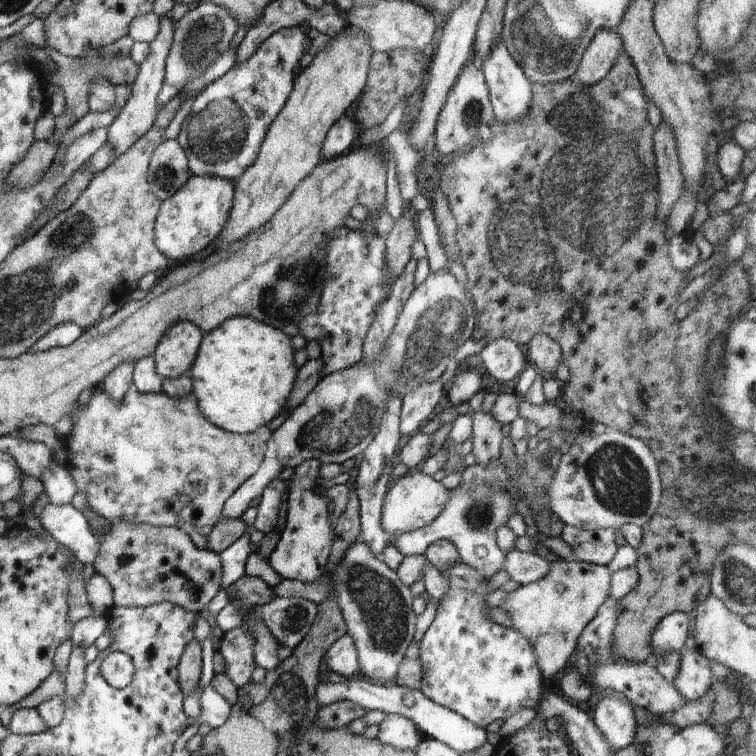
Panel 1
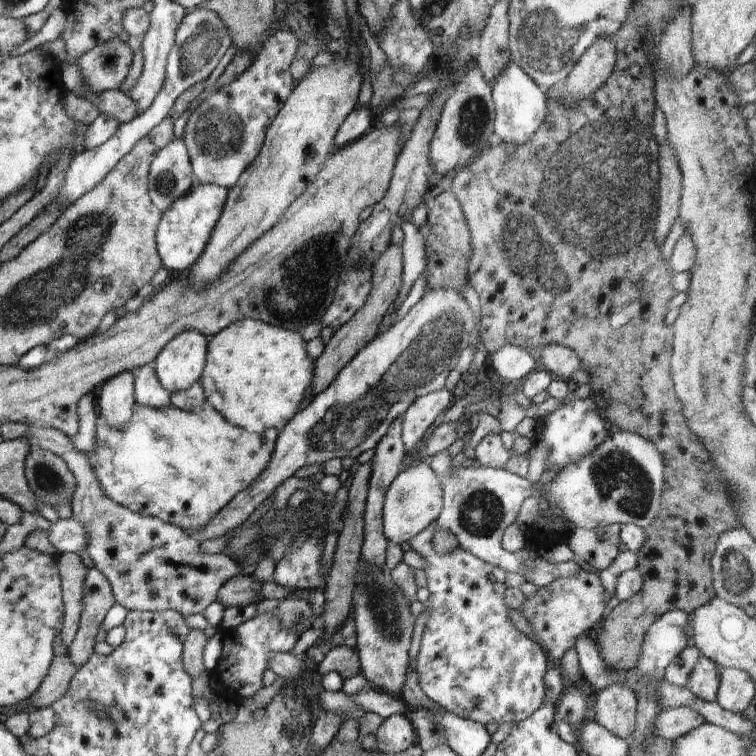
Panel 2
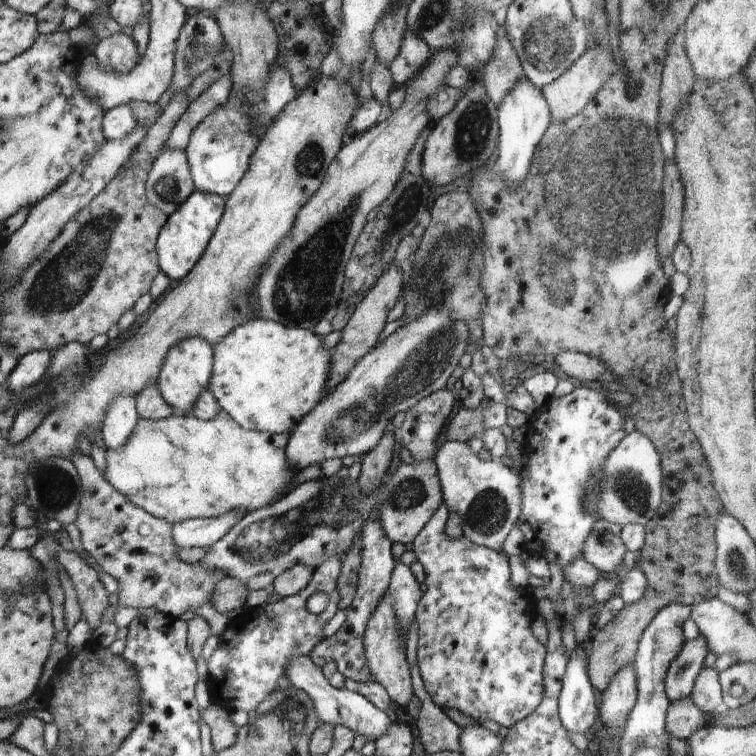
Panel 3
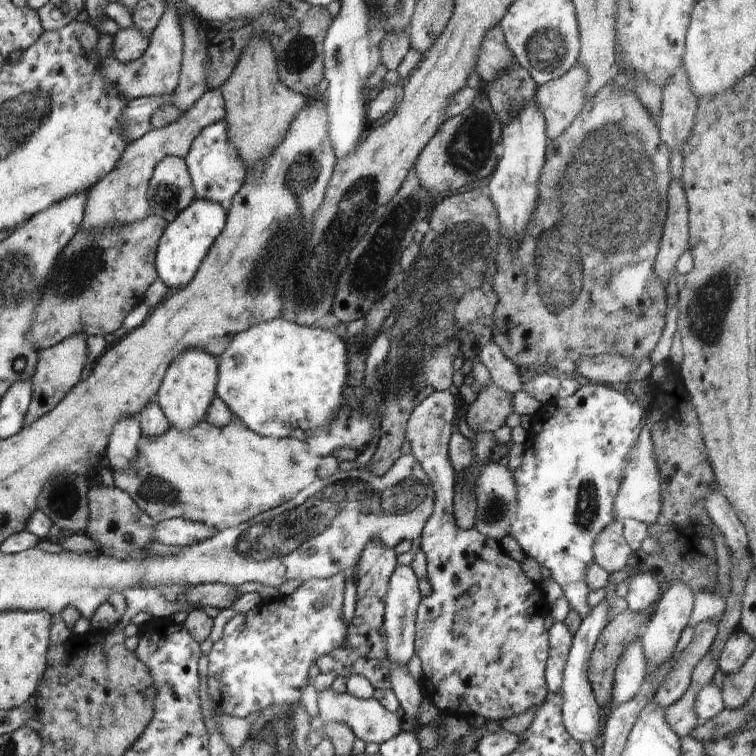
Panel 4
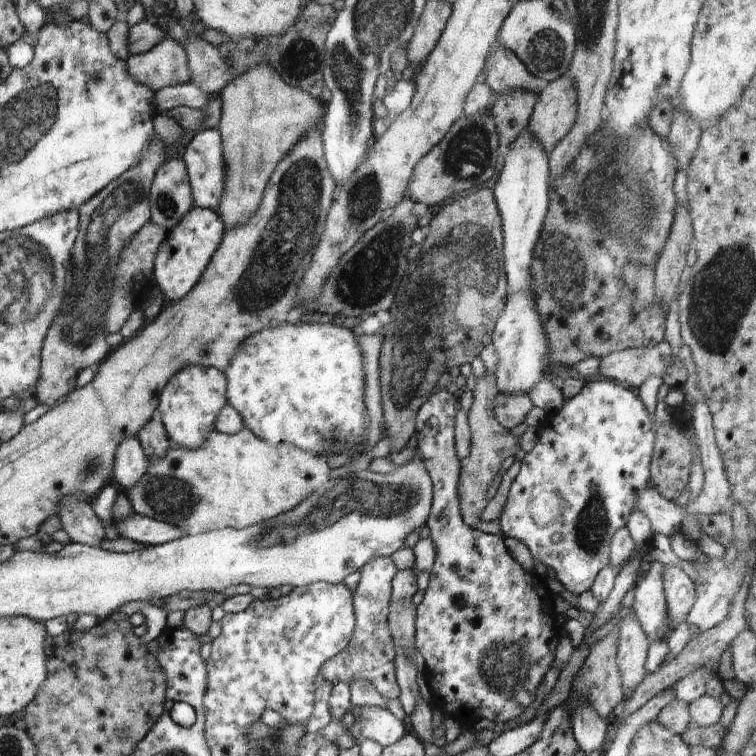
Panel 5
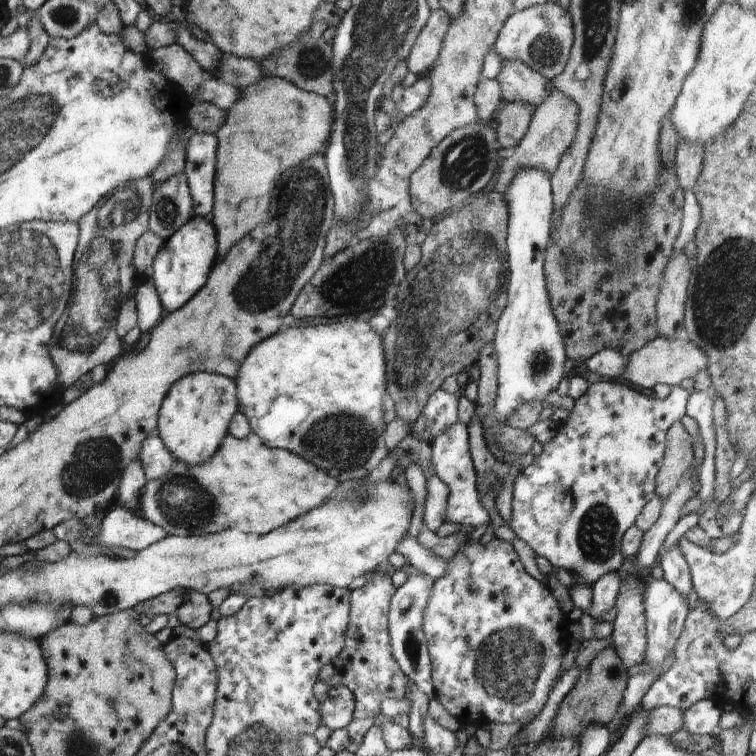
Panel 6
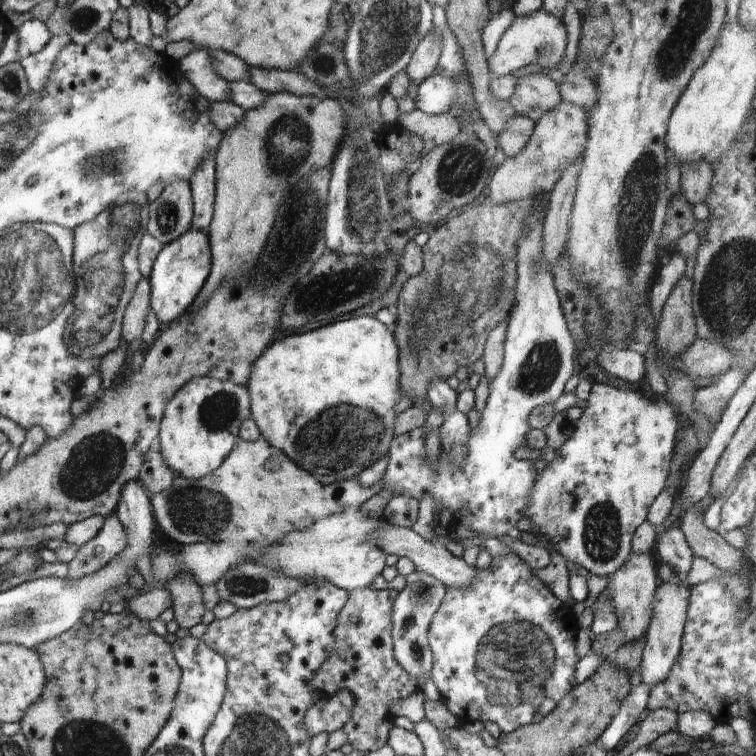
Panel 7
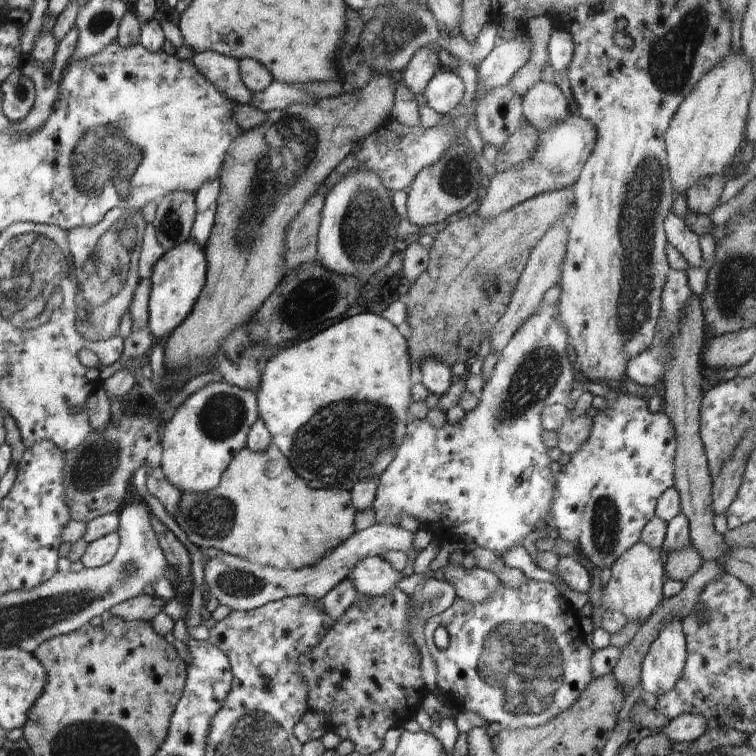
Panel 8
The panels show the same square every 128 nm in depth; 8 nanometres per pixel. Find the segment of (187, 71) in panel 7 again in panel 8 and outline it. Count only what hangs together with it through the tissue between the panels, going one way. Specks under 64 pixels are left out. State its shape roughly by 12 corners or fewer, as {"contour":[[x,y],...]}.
{"contour":[[214,51],[190,59],[226,98],[251,104],[239,62]]}

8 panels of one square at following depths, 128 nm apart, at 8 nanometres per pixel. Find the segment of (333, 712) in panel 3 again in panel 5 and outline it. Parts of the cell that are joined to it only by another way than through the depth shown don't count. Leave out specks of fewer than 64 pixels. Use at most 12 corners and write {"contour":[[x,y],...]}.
{"contour":[[355,708],[360,740],[387,747],[406,734],[388,709]]}

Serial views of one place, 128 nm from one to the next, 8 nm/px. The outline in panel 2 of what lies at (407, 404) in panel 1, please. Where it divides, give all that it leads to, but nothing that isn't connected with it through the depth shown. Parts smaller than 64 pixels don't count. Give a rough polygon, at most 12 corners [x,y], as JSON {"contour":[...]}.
{"contour":[[446,388],[418,397],[402,414],[409,454],[452,400]]}

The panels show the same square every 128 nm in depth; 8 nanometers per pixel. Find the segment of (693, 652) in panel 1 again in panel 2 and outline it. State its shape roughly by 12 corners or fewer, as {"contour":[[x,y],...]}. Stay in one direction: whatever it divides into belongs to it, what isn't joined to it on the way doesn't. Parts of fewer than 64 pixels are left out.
{"contour":[[701,654],[689,674],[688,690],[716,701],[720,668]]}

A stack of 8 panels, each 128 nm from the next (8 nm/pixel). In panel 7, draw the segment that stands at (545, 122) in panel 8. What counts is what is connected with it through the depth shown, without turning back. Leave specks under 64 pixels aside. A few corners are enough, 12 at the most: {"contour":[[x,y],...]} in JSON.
{"contour":[[550,75],[518,78],[508,100],[536,122],[561,101]]}

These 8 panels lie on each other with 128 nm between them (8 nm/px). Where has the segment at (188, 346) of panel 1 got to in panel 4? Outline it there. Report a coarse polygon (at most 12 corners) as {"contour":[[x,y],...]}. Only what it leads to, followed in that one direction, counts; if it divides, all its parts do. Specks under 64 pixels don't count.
{"contour":[[187,349],[156,396],[172,427],[204,420],[216,396],[218,360]]}

